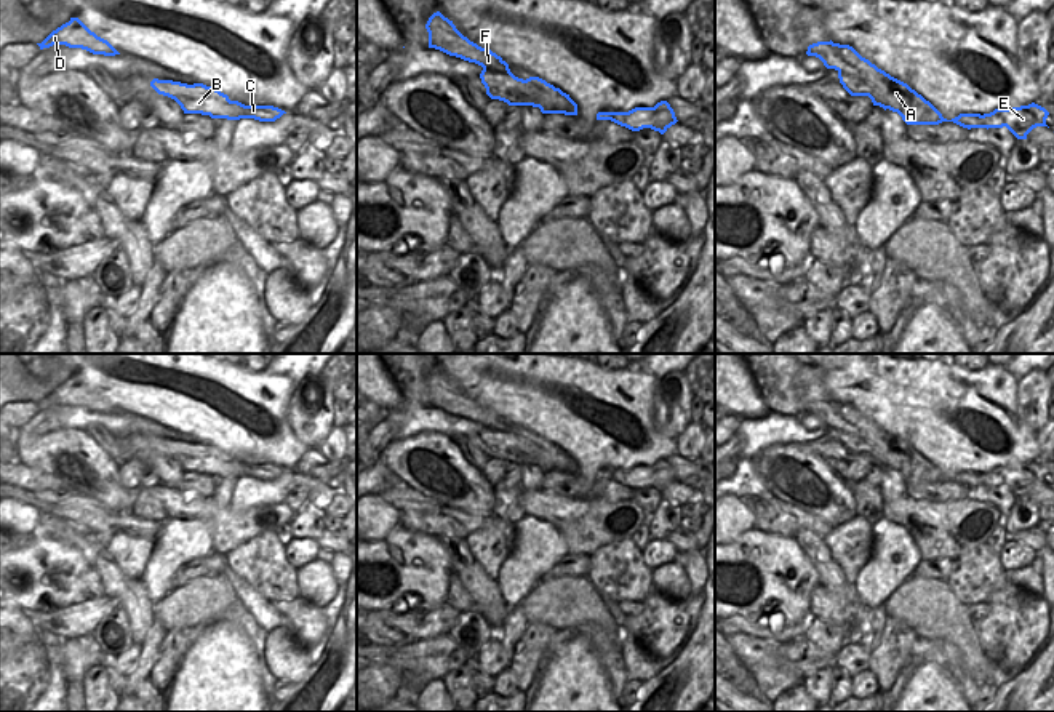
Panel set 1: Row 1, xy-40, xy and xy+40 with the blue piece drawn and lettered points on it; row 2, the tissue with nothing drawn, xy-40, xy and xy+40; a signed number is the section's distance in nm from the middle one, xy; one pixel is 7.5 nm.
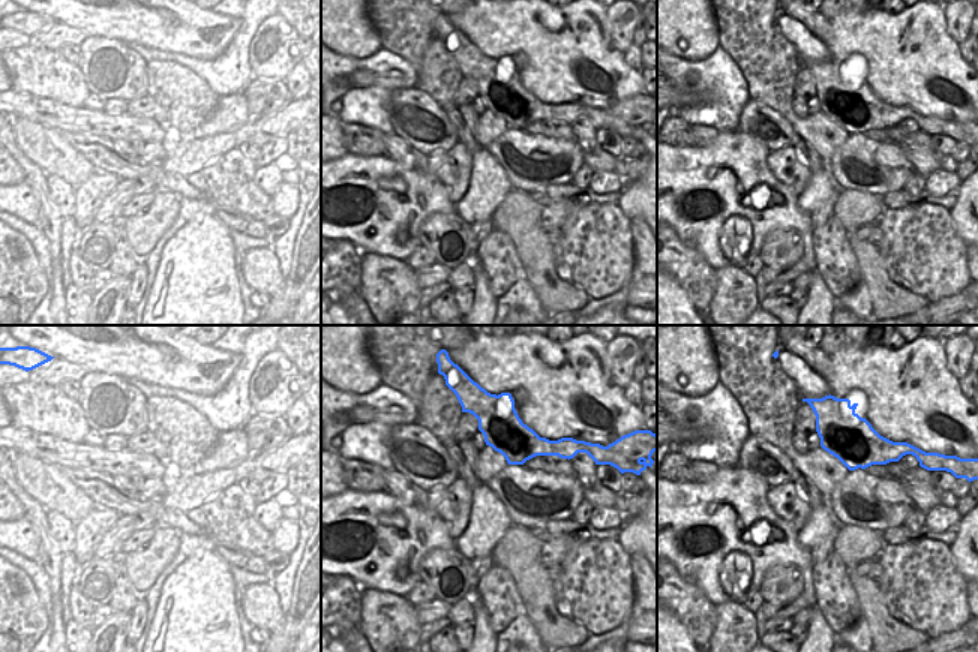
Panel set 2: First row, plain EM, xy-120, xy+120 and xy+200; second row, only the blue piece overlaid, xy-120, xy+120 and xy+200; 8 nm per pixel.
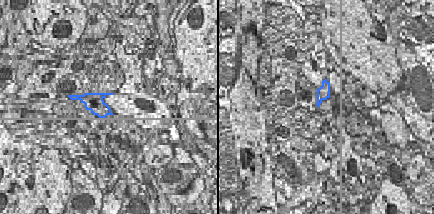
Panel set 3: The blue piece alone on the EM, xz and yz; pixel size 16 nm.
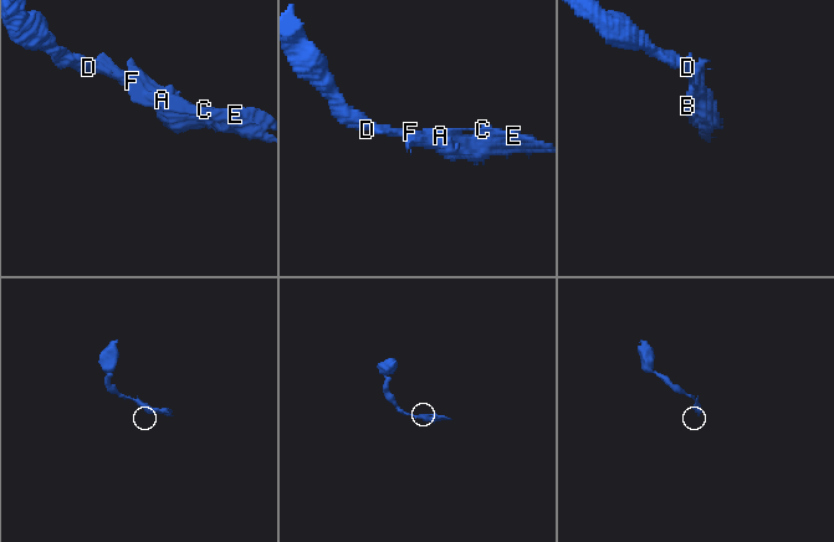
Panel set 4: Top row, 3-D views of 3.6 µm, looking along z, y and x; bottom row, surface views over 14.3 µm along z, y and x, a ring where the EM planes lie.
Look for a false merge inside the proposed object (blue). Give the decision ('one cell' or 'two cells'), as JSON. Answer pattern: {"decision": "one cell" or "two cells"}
{"decision": "two cells"}

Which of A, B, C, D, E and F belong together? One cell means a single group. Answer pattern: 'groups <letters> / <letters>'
groups A / B C D E F

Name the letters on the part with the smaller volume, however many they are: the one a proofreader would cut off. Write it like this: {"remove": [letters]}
{"remove": ["A"]}

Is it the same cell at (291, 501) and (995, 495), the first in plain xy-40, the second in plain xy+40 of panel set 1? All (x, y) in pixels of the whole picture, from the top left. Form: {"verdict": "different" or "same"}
{"verdict": "same"}

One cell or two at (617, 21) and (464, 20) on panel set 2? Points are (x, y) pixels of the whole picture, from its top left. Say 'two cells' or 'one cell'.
two cells

